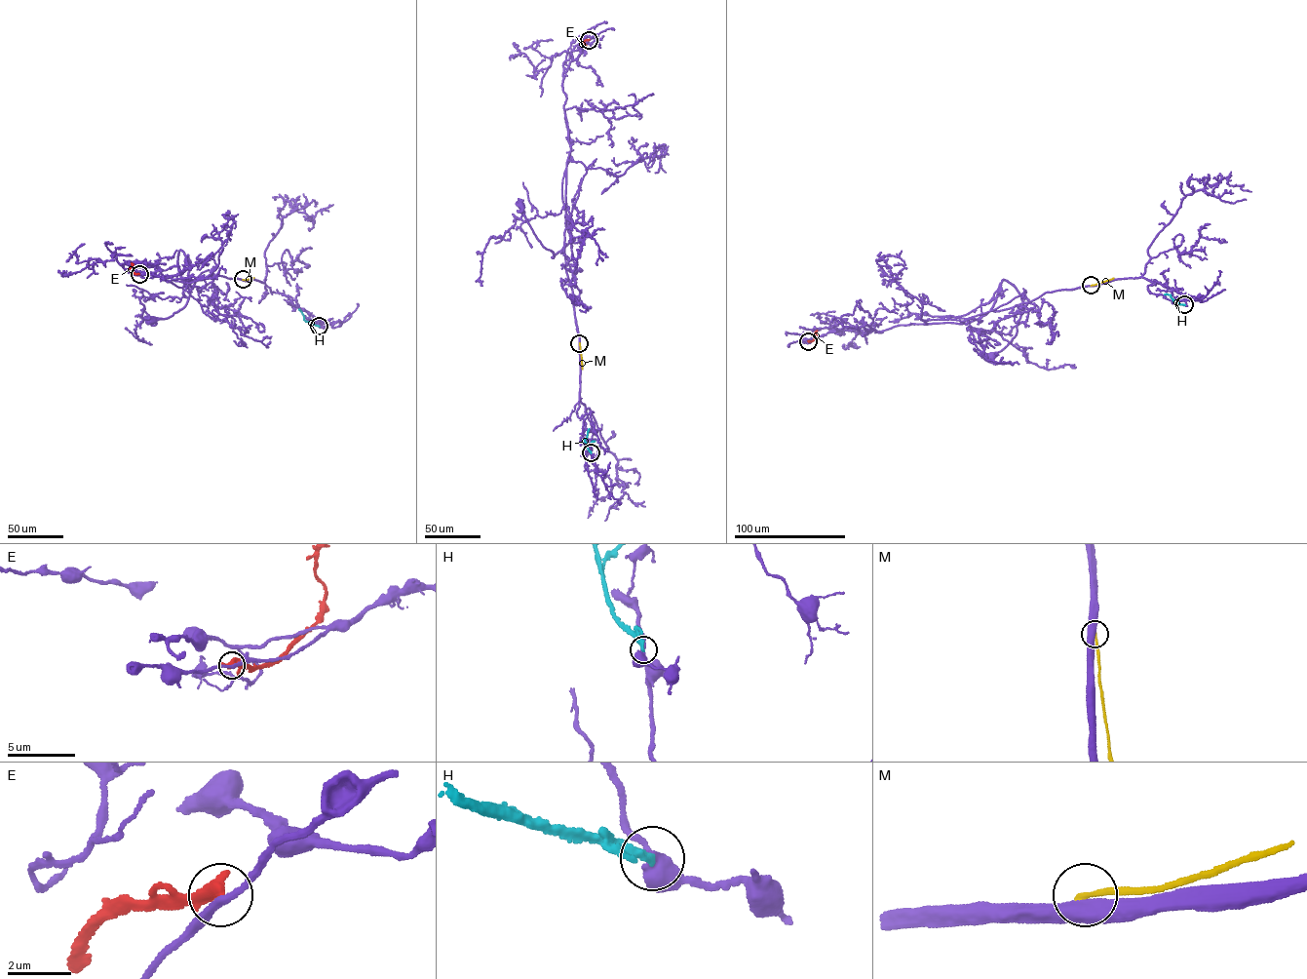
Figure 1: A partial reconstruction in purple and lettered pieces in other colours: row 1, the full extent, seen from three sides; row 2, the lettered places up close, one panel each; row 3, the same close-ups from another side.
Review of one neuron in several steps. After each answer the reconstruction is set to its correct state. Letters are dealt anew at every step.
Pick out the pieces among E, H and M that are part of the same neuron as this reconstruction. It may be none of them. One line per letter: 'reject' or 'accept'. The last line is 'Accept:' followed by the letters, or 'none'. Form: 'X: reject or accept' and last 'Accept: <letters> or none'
E: reject
H: reject
M: reject
Accept: none

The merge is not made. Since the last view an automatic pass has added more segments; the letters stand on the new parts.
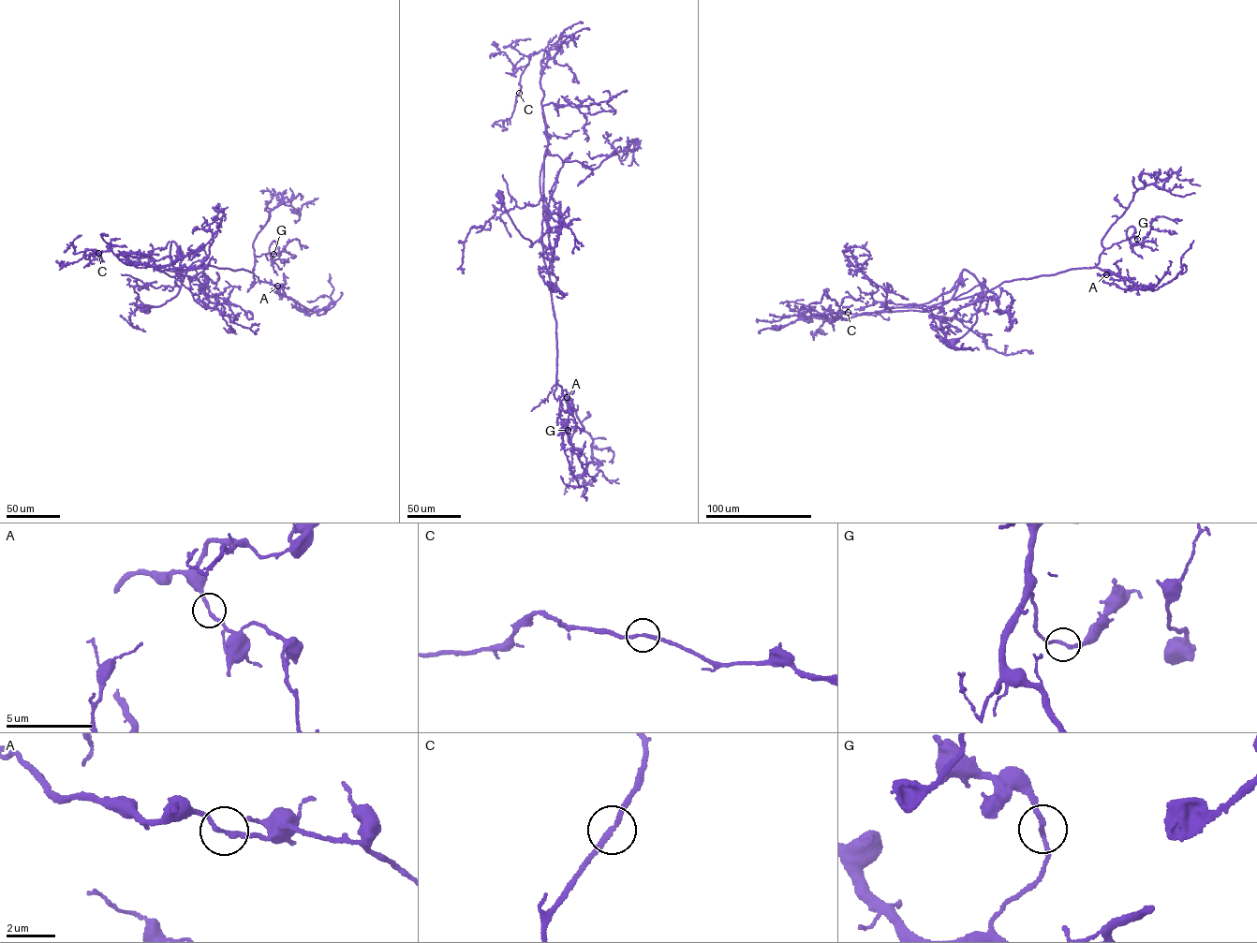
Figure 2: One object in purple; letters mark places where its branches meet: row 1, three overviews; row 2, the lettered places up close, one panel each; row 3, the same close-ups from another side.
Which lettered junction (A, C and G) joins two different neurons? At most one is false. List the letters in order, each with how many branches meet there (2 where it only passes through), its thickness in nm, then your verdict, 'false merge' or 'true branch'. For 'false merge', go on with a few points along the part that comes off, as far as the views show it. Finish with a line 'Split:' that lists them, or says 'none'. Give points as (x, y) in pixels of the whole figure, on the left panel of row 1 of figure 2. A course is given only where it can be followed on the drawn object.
A: branches 2; calibre 200 nm; true branch
C: branches 2; calibre 200 nm; true branch
G: branches 2; calibre 180 nm; true branch
Split: none

